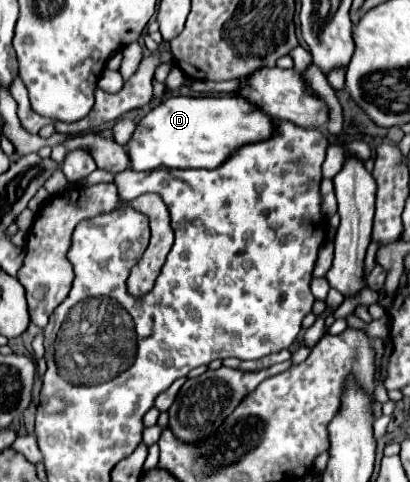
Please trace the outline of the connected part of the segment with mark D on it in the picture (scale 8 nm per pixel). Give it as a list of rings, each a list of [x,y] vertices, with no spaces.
[[[169,95],[147,113],[135,129],[129,143],[129,159],[135,171],[153,171],[159,167],[169,169],[217,169],[241,145],[265,141],[273,135],[275,119],[261,113],[257,105],[241,95],[223,97],[183,97]]]

